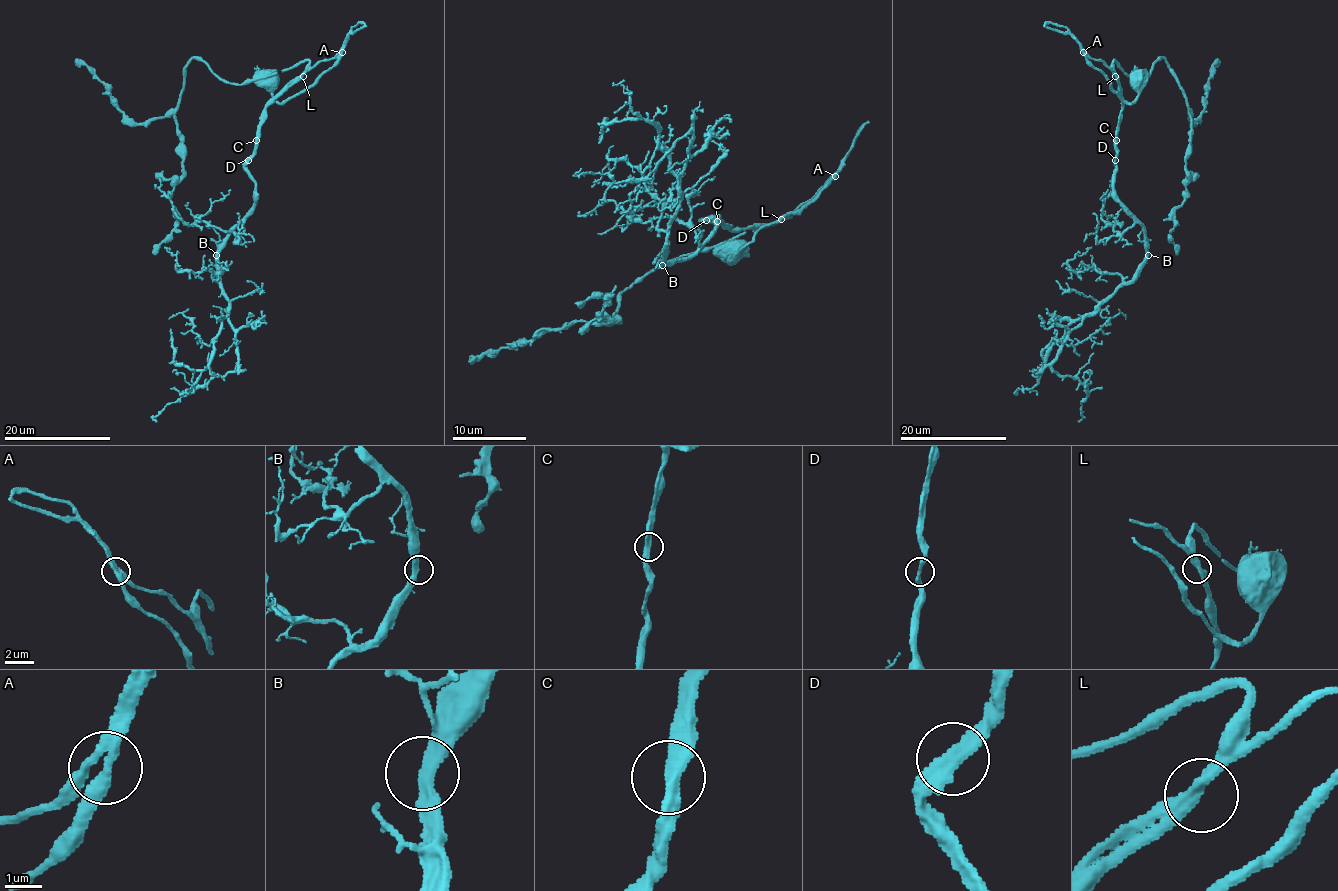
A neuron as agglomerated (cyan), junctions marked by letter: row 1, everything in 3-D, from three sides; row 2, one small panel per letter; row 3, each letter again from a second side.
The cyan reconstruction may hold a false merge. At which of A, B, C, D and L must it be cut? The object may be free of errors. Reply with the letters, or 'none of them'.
none of them

